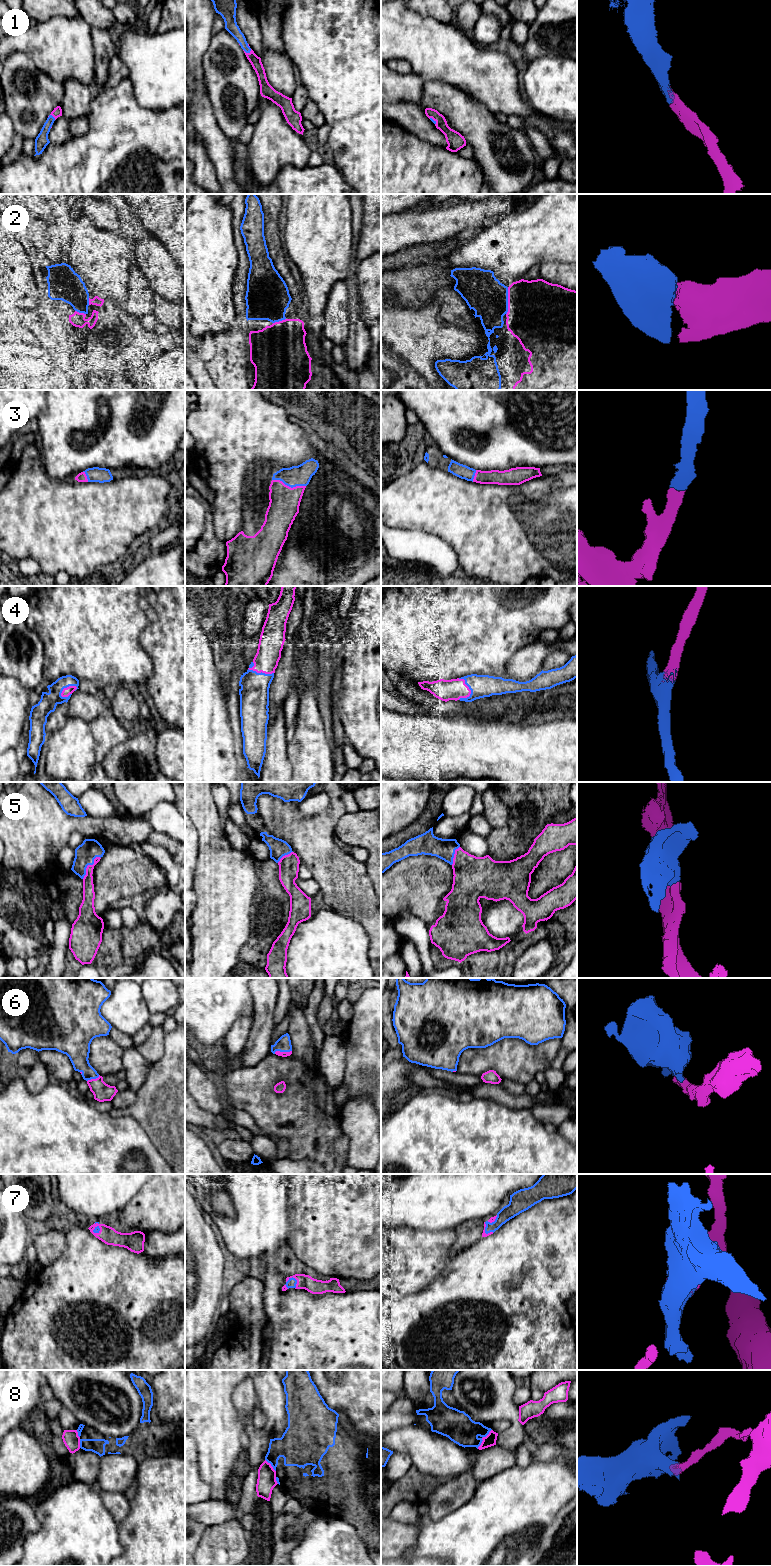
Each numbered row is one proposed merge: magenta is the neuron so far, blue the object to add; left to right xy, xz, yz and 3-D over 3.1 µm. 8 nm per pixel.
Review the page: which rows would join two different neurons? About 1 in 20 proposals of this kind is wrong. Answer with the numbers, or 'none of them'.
8

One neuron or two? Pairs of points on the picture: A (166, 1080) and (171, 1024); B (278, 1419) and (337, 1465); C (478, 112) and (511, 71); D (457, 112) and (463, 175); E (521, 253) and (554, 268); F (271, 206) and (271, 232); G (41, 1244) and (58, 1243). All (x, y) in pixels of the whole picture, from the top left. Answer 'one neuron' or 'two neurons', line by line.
A: two neurons
B: two neurons
C: two neurons
D: two neurons
E: two neurons
F: one neuron
G: one neuron

